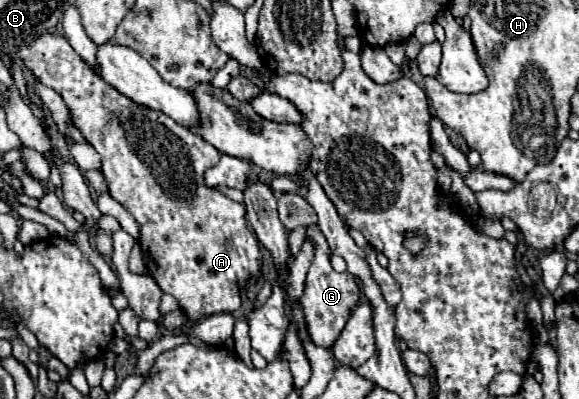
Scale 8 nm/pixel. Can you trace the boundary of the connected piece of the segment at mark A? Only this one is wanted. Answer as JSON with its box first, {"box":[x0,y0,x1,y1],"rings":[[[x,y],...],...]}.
{"box":[16,34,261,324],"rings":[[[44,34],[32,44],[20,46],[16,56],[44,86],[54,88],[64,98],[74,126],[102,156],[102,174],[110,196],[118,200],[140,224],[138,242],[144,252],[148,274],[166,294],[172,294],[180,302],[188,322],[194,324],[210,314],[238,310],[242,304],[240,286],[248,282],[256,284],[261,276],[260,248],[256,234],[246,224],[244,204],[230,200],[220,190],[202,182],[202,174],[218,162],[220,152],[190,128],[178,126],[166,114],[138,106],[122,96],[80,60],[64,36]]]}

